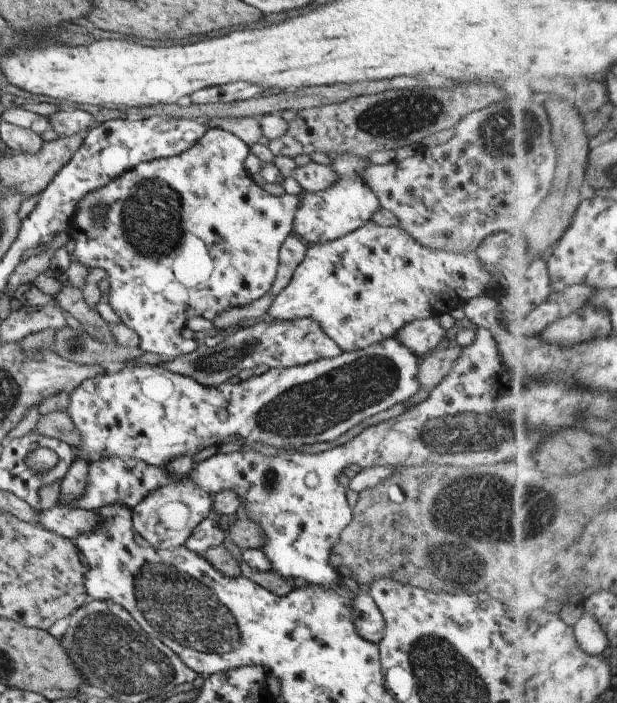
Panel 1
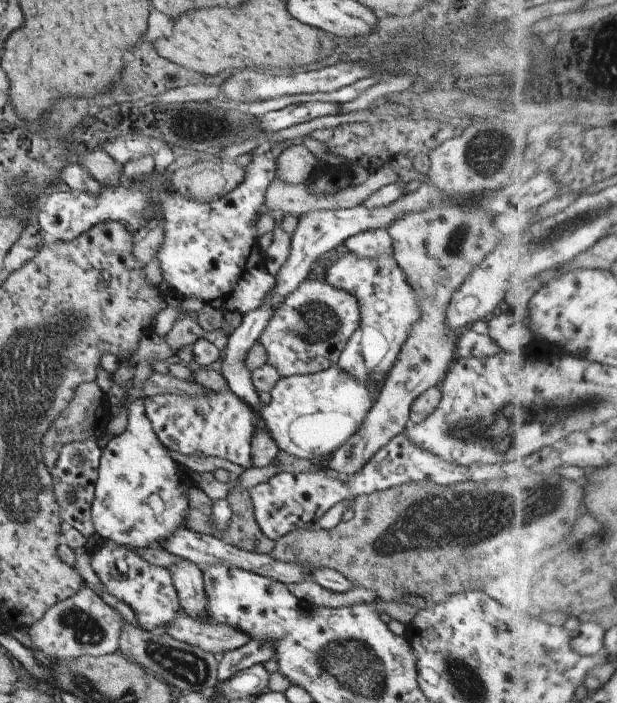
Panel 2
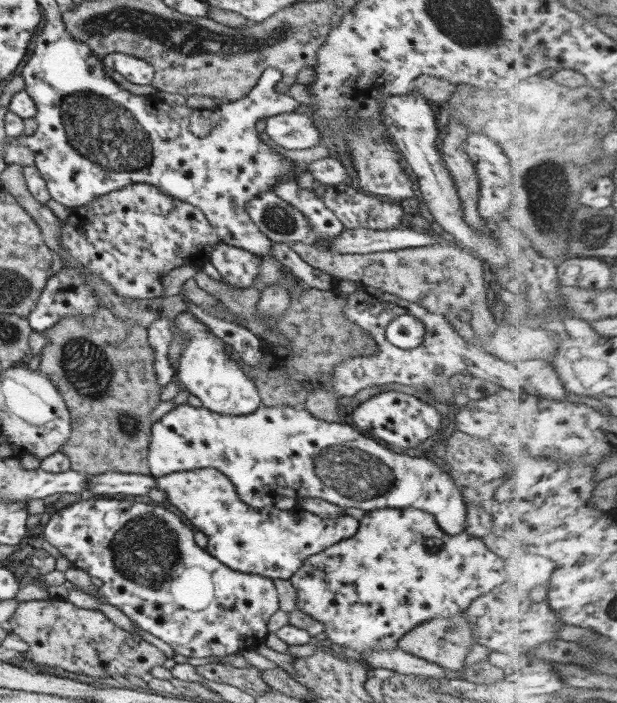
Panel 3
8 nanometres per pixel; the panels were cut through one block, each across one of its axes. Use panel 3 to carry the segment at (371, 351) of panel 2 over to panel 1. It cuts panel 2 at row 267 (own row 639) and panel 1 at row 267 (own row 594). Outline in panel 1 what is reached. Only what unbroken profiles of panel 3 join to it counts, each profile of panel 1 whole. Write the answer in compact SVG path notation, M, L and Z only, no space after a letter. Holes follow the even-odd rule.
M367 222L351 234L321 244L308 244L303 260L293 270L285 288L278 292L266 313L272 319L293 320L310 318L319 323L342 352L364 349L393 337L407 323L438 316L461 307L475 296L497 297L502 285L478 261L475 252L452 253L427 249L397 227L378 227Z

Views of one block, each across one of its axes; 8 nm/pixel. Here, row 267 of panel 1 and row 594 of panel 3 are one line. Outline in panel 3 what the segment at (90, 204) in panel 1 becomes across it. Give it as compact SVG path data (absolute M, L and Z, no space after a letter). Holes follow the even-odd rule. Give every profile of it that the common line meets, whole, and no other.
M102 496L97 502L93 502L93 500L89 500L89 502L77 501L77 504L67 505L55 511L45 524L42 539L45 539L51 546L61 552L61 556L70 562L71 567L80 568L86 571L89 576L101 580L101 586L97 587L97 594L91 594L99 603L115 606L143 632L147 632L155 638L160 638L177 654L189 658L222 657L236 652L239 653L244 649L256 648L264 642L267 636L266 624L269 616L278 609L278 598L272 579L258 574L247 574L231 570L228 566L221 564L217 558L209 555L207 551L199 548L194 543L193 536L193 532L187 528L179 517L163 510L163 508L159 508L159 505L149 506L149 504L143 504L143 502L127 502L127 500L103 500Z

